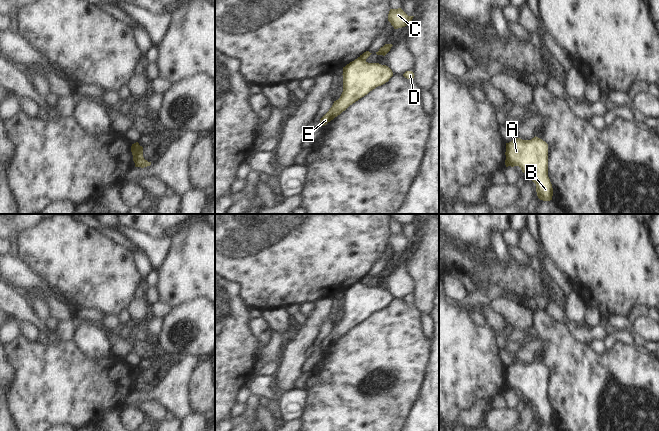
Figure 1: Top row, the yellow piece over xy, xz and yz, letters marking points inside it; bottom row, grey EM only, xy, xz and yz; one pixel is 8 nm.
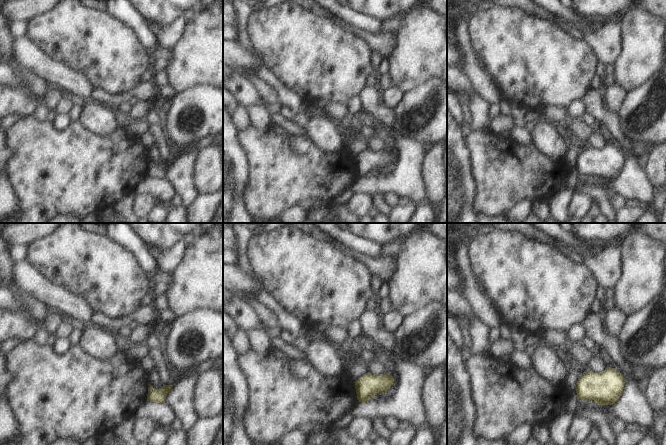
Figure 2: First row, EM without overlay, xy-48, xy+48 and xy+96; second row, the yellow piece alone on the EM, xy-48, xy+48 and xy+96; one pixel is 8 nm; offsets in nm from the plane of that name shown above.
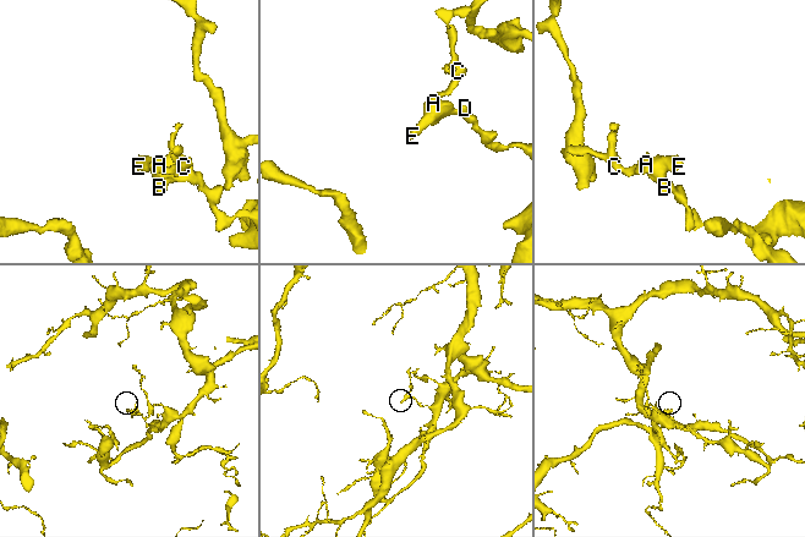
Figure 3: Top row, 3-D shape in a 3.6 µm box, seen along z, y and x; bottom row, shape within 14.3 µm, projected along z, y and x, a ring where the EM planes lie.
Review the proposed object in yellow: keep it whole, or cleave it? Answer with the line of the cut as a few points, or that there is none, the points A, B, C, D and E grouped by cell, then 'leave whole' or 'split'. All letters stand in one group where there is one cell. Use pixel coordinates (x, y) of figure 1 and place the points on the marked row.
cut in xy along (142, 148), (133, 160); A B D E / C; split

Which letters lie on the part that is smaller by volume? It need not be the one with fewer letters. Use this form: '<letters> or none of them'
C

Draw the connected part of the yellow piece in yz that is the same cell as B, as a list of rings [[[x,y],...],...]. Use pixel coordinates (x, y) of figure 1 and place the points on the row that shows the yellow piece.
[[[536,136],[531,140],[515,138],[506,143],[506,154],[509,166],[519,166],[536,184],[538,198],[552,200],[553,188],[548,177],[548,144]]]

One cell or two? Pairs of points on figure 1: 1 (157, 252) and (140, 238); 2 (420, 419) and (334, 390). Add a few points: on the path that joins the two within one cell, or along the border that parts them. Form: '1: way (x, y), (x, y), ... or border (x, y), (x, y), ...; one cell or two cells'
1: way (153, 248), (144, 242); one cell
2: border (418, 393), (418, 397), (405, 420); two cells

